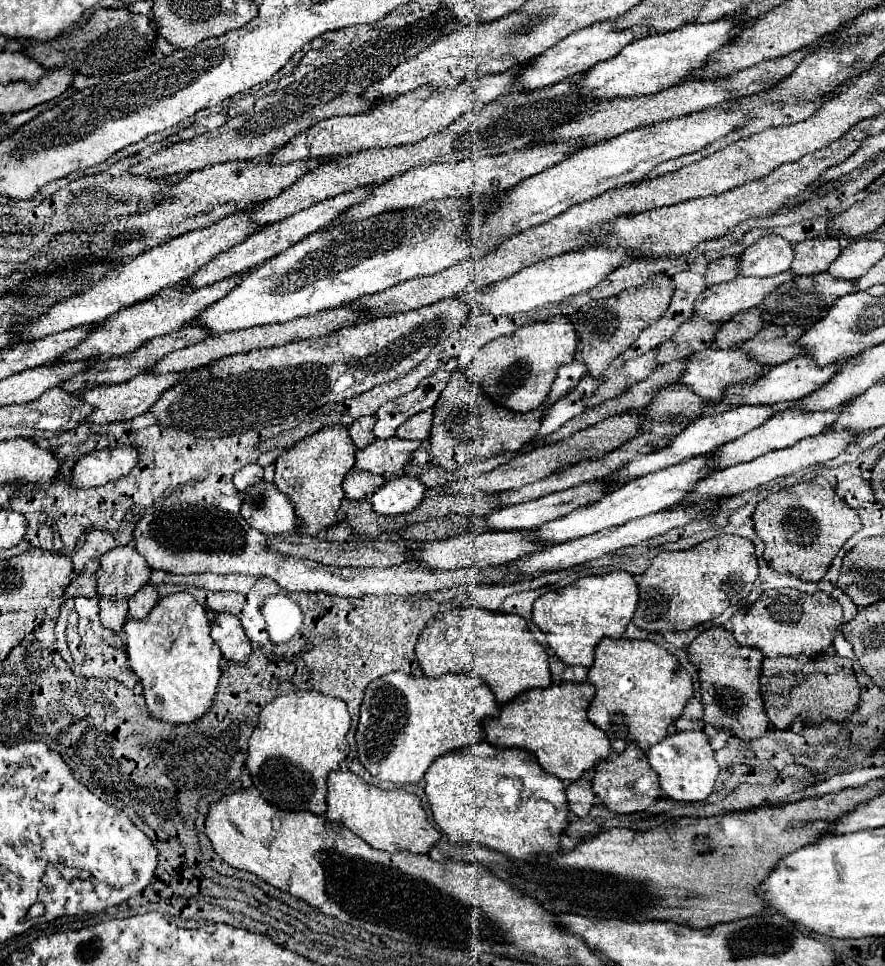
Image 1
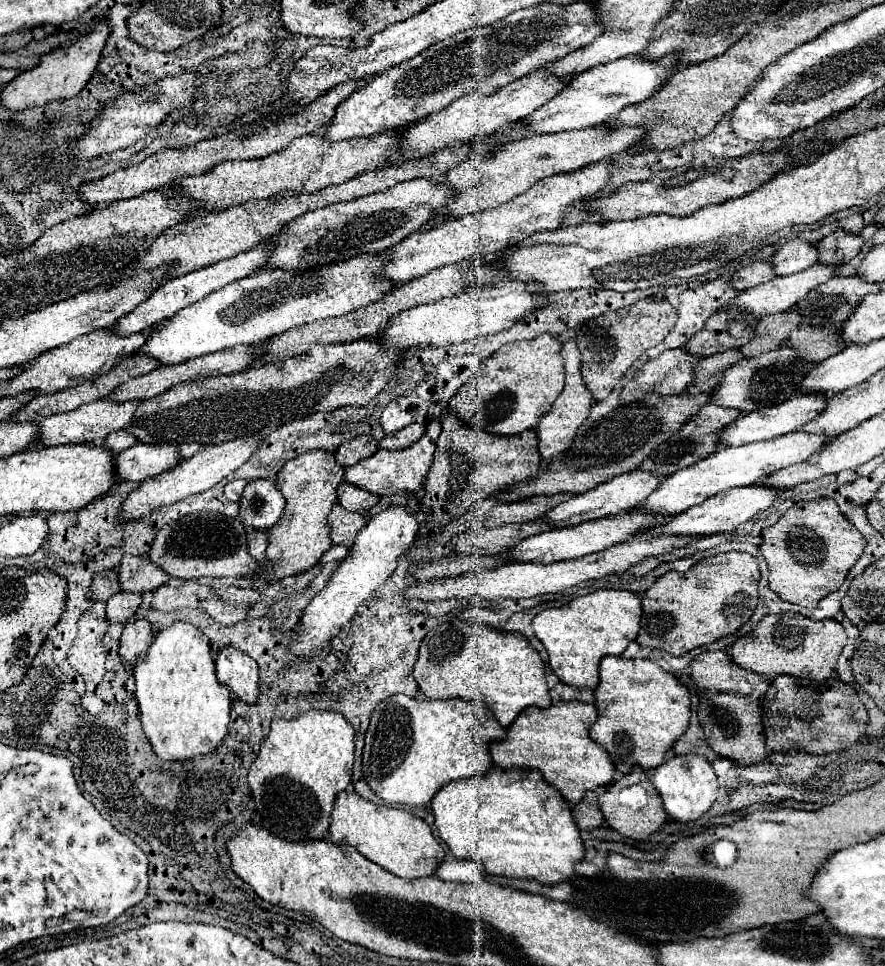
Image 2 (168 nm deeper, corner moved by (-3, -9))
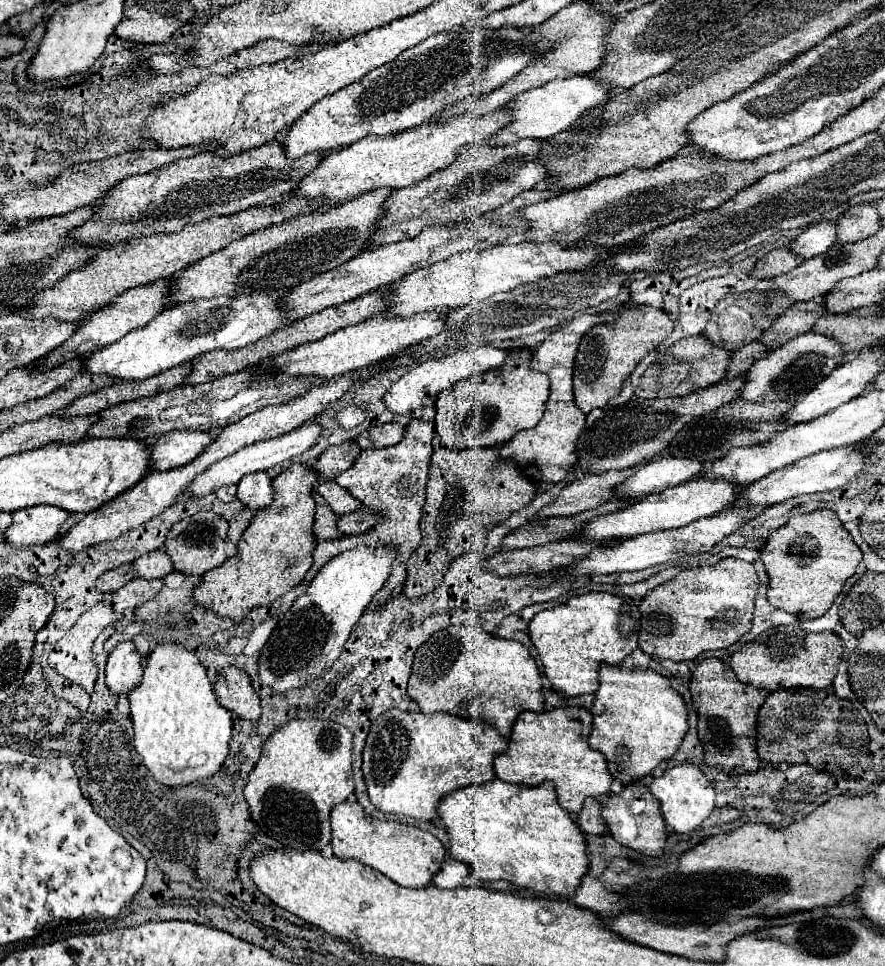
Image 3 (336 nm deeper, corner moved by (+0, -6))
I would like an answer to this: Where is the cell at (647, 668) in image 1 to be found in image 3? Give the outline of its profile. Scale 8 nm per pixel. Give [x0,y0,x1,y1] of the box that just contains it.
[588,664,688,784]

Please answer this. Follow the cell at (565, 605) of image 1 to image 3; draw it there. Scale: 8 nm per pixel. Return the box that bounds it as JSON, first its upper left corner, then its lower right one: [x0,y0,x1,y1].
[528,592,640,698]

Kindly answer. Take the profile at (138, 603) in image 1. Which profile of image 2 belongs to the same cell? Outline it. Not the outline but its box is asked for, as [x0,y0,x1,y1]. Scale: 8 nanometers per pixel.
[119,619,153,665]

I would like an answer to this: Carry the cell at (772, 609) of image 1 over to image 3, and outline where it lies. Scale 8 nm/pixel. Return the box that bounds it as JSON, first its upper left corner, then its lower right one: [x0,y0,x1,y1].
[730,628,844,692]

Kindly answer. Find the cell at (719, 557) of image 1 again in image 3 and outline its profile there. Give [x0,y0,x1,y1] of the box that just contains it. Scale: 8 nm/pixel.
[638,558,758,662]

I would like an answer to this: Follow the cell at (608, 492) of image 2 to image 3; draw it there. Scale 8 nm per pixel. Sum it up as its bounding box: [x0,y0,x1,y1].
[616,458,702,498]

